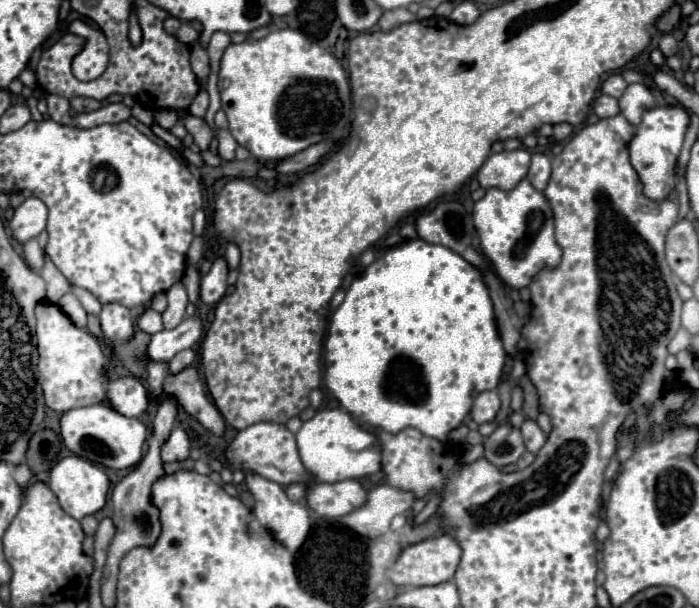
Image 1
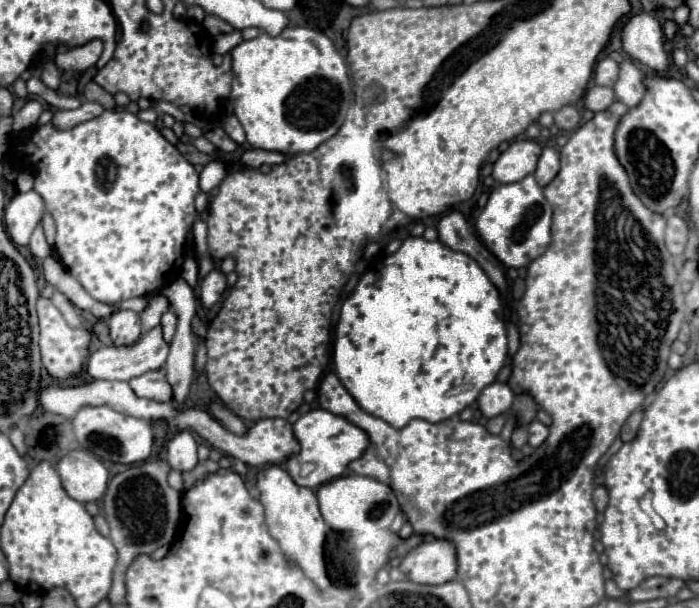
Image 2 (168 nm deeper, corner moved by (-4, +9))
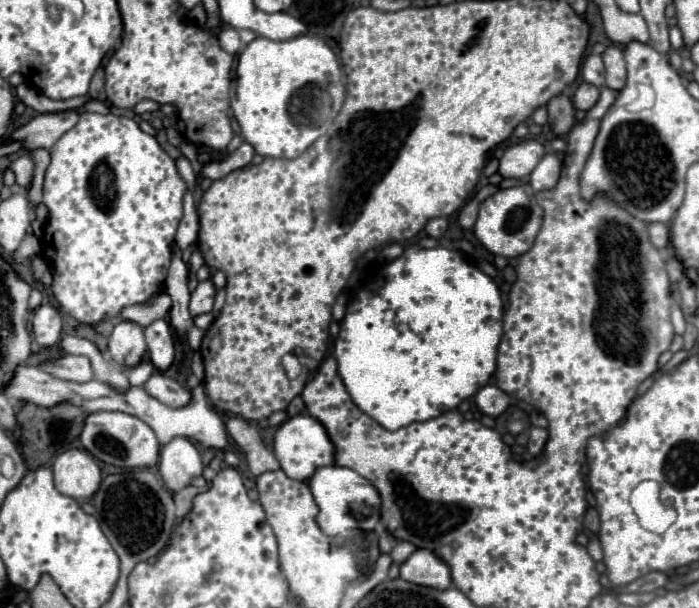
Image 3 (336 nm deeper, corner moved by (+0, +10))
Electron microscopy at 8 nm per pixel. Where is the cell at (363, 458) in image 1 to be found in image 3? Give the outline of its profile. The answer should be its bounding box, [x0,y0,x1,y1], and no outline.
[273,413,335,481]

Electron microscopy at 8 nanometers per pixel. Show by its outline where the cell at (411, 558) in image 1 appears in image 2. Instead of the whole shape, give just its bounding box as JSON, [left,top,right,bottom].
[401,540,457,584]

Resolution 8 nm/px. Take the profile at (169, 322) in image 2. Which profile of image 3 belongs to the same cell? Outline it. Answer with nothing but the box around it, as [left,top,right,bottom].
[145,319,173,369]

